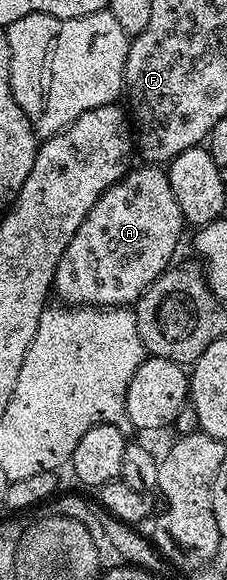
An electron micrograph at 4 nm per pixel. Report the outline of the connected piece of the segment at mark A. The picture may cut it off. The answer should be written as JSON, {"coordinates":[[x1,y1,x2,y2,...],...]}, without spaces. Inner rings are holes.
{"coordinates":[[143,163,138,167,132,168,124,175,122,181,118,181,116,185,110,187,101,194,97,199,97,203,93,203,93,207,89,211,89,215,85,219,85,223,81,223,81,227,77,227,77,235,73,235,73,239,69,239,69,247,65,247,65,251,61,255,61,259,57,263,55,271,55,284,53,286,54,296,59,296,64,306,67,307,131,307,139,300,140,295,153,284,160,275,172,264,171,256,175,253,175,248,179,245,179,240,183,237,183,229,185,230,185,222,181,215,181,207,177,207,177,199,173,195,173,187,169,187,169,179,167,178,166,168,160,167,155,163]]}

